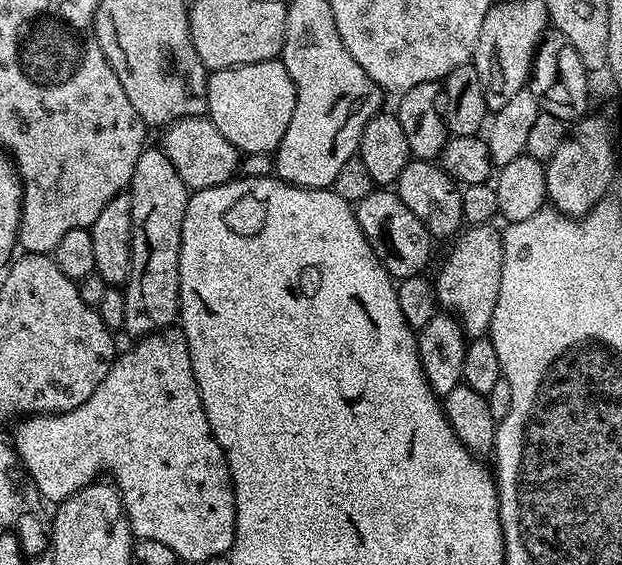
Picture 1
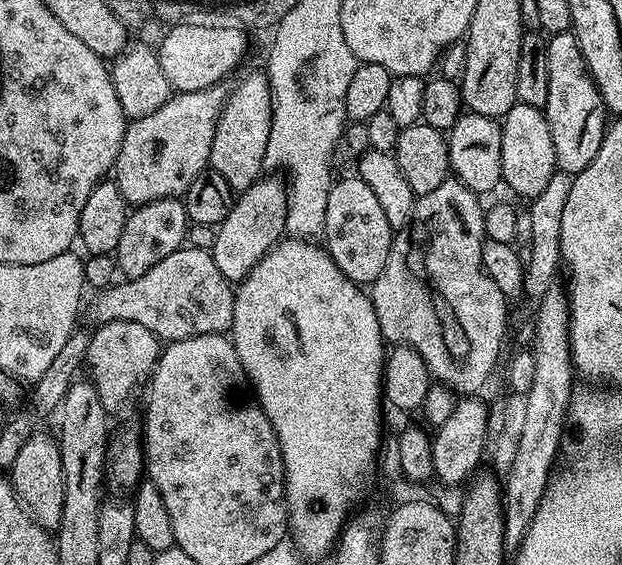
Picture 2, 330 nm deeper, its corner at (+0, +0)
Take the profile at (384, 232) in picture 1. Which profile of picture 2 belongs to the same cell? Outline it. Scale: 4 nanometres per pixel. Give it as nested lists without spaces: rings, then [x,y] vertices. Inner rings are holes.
[[[352,174],[345,180],[337,179],[330,190],[330,198],[326,198],[326,222],[322,233],[323,247],[327,248],[328,253],[334,258],[338,270],[346,274],[353,282],[361,286],[371,286],[382,274],[382,266],[386,266],[386,258],[390,258],[390,246],[394,229],[390,222],[386,222],[386,214],[378,202],[377,196],[362,182],[359,175]]]

